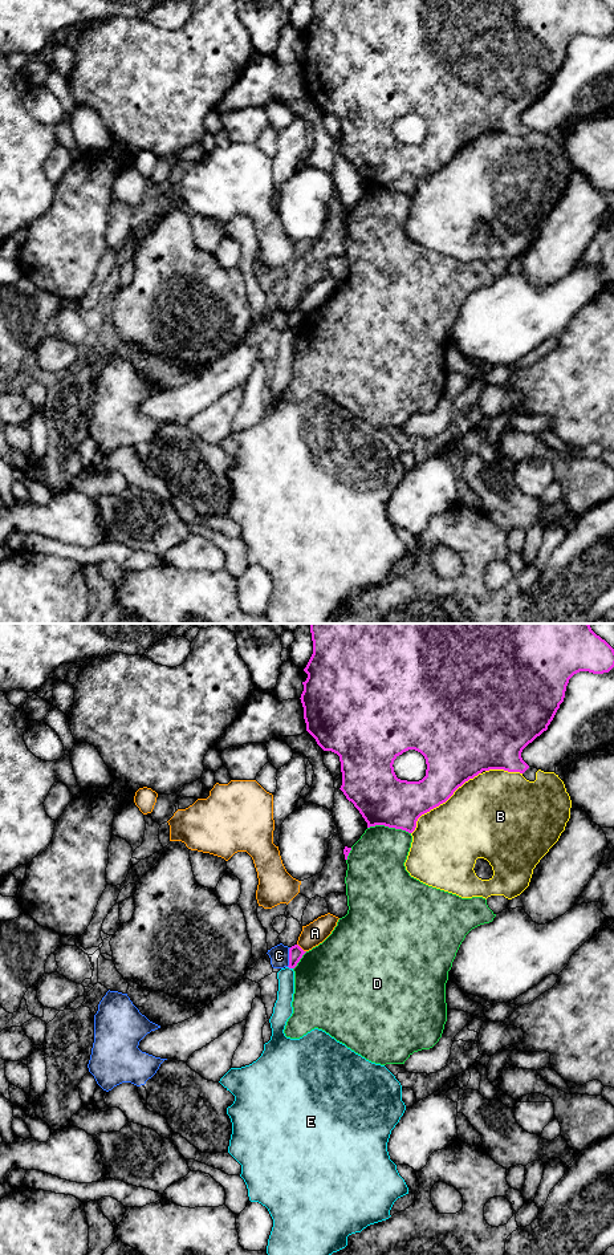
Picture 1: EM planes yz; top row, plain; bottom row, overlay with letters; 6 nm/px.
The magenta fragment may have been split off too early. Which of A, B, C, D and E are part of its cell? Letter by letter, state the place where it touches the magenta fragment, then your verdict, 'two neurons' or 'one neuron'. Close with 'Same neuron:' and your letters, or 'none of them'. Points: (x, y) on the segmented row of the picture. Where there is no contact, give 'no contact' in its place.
A: yz (300, 947) | two neurons
B: yz (442, 803) | two neurons
C: yz (289, 957) | two neurons
D: yz (389, 827) | two neurons
E: yz (291, 967) | two neurons
Same neuron: none of them

